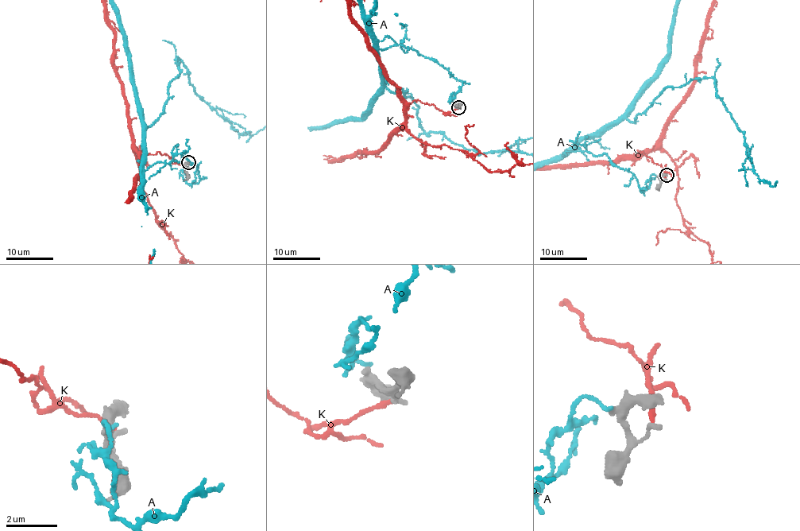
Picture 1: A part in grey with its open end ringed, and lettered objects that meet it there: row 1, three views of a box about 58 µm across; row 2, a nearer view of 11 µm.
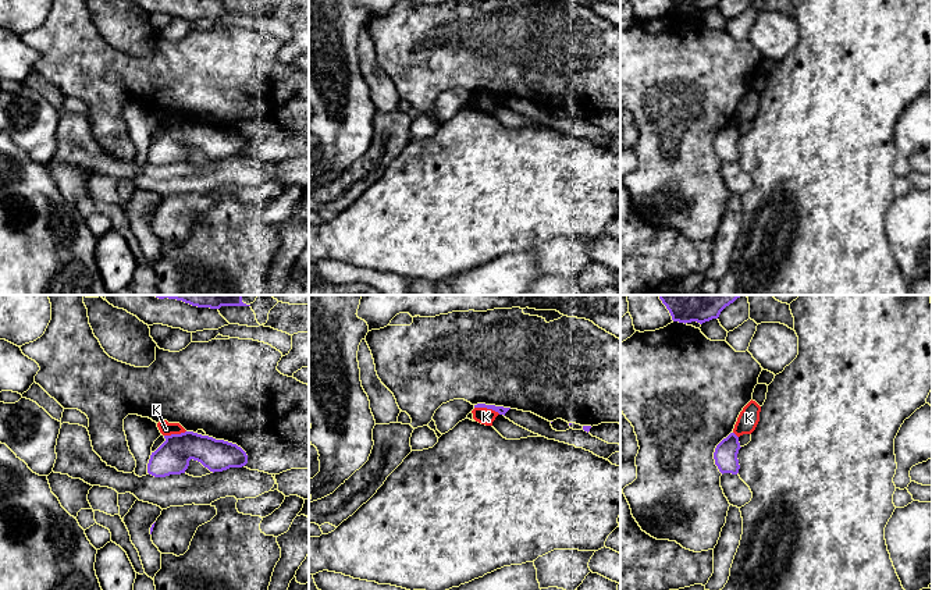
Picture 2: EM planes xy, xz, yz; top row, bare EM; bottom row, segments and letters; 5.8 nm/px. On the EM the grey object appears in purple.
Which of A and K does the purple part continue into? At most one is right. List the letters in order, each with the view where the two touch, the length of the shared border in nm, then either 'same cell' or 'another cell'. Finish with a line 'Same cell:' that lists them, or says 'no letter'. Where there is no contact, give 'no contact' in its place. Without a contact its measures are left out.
A: no contact | another cell
K: xz | 160 nm | another cell
Same cell: no letter

